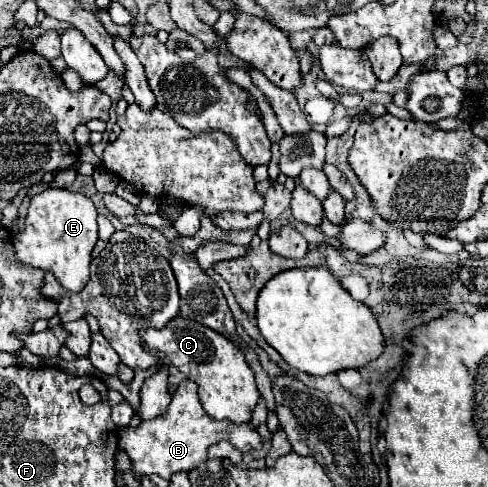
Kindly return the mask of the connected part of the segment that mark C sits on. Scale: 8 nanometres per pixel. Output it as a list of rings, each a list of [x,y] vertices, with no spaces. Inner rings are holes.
[[[179,316],[167,322],[161,330],[141,328],[139,336],[151,350],[163,352],[173,366],[177,366],[189,380],[197,384],[201,406],[211,418],[239,424],[251,420],[251,412],[259,400],[259,390],[243,352],[229,338],[195,320],[185,320]]]

